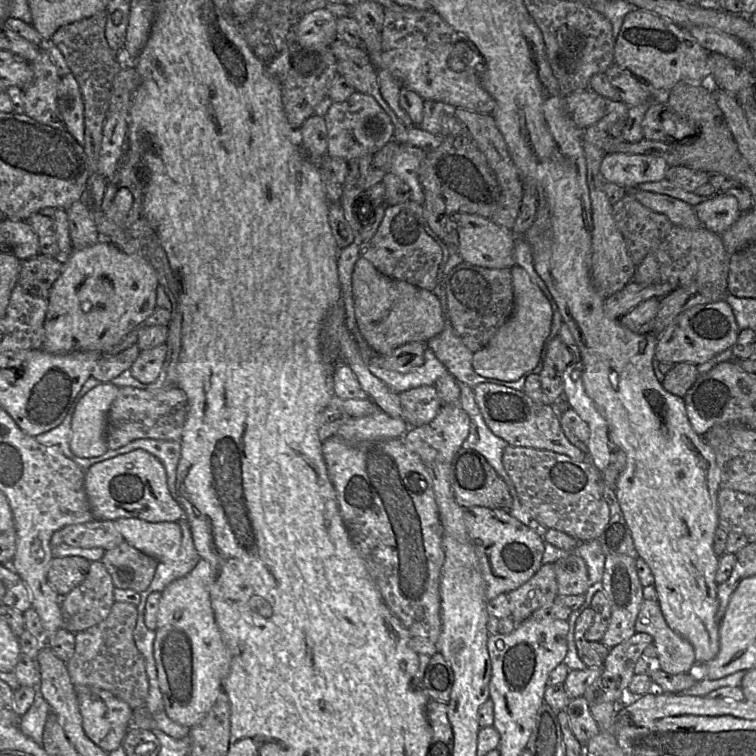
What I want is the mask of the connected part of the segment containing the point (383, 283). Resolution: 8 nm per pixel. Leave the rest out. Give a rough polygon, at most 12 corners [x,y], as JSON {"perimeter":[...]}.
{"perimeter":[[360,257],[356,324],[377,355],[444,327],[438,297]]}

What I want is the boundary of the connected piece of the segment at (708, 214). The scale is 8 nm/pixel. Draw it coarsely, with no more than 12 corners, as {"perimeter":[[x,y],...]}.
{"perimeter":[[715,195],[694,208],[720,235],[742,214],[737,199]]}

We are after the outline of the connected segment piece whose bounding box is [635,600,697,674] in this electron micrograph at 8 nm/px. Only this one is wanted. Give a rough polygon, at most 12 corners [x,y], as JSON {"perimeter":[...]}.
{"perimeter":[[643,600],[635,631],[652,637],[660,670],[696,671],[693,646]]}

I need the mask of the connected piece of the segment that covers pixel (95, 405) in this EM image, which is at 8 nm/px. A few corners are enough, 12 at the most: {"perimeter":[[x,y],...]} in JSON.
{"perimeter":[[101,383],[77,403],[71,452],[107,452],[106,425],[119,387]]}

